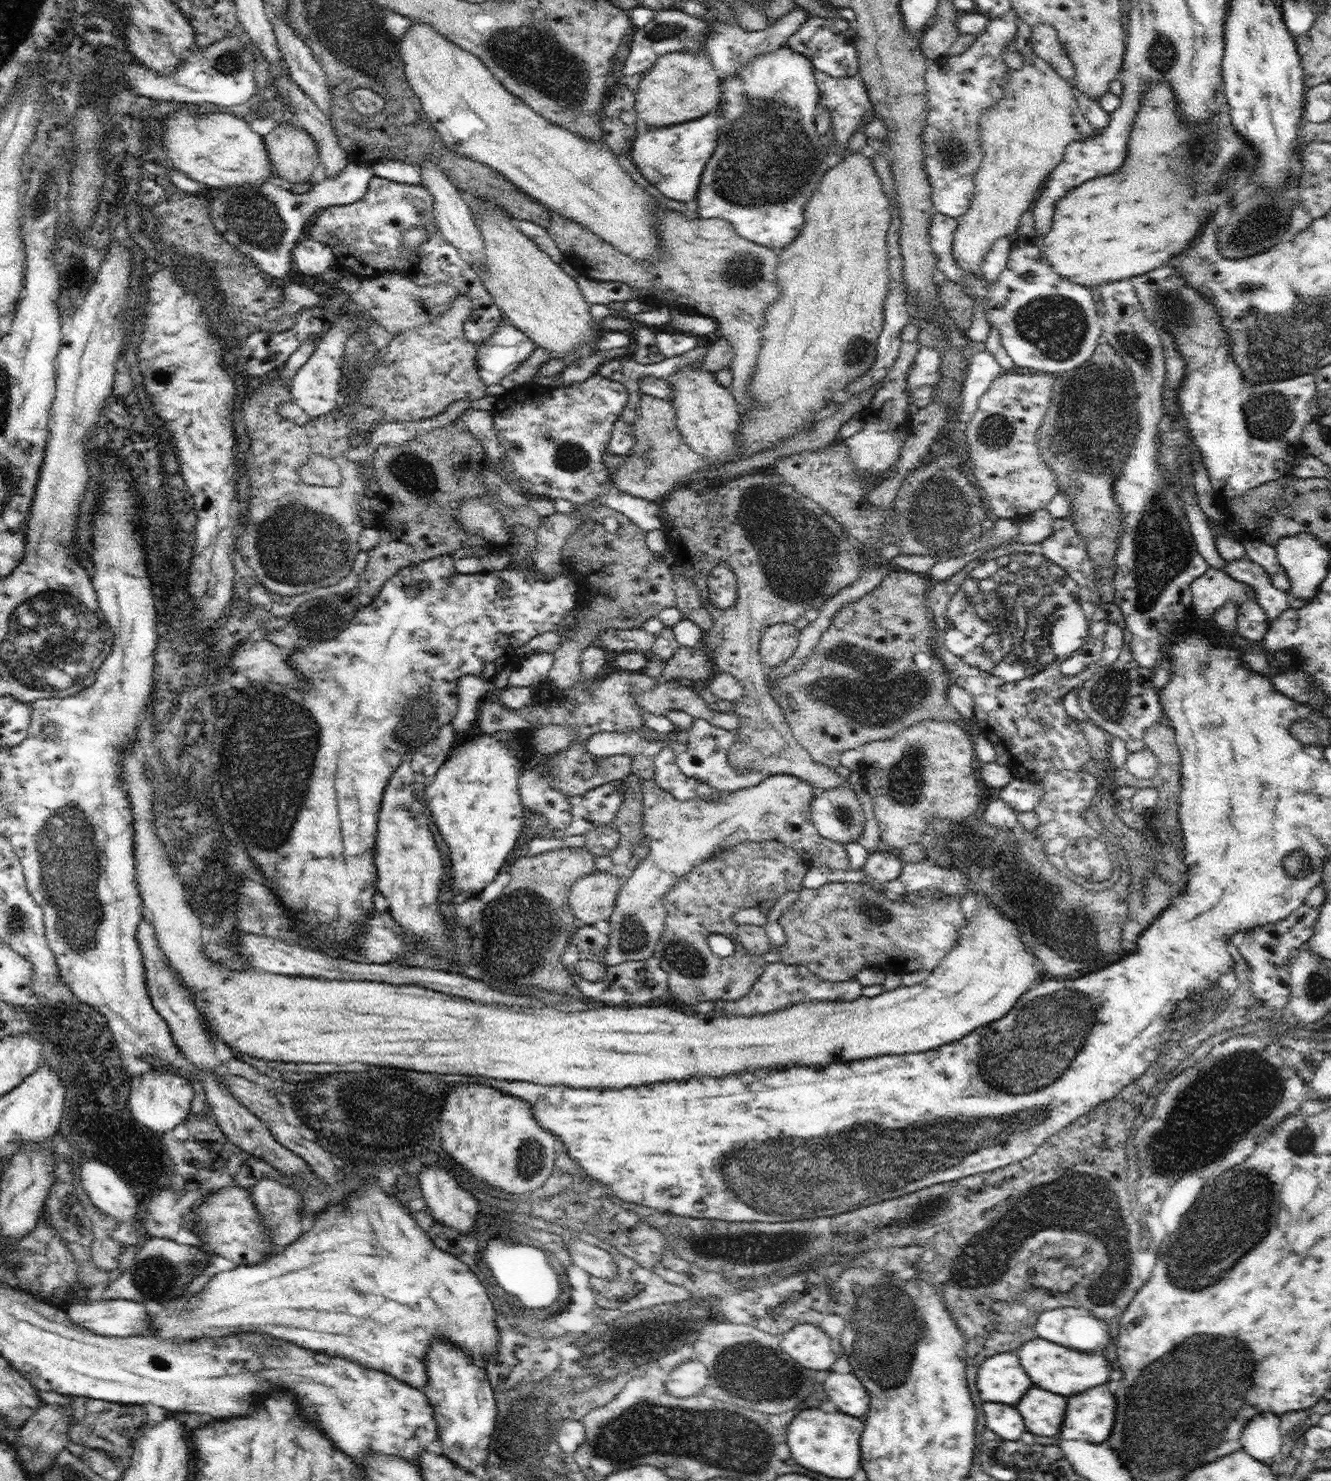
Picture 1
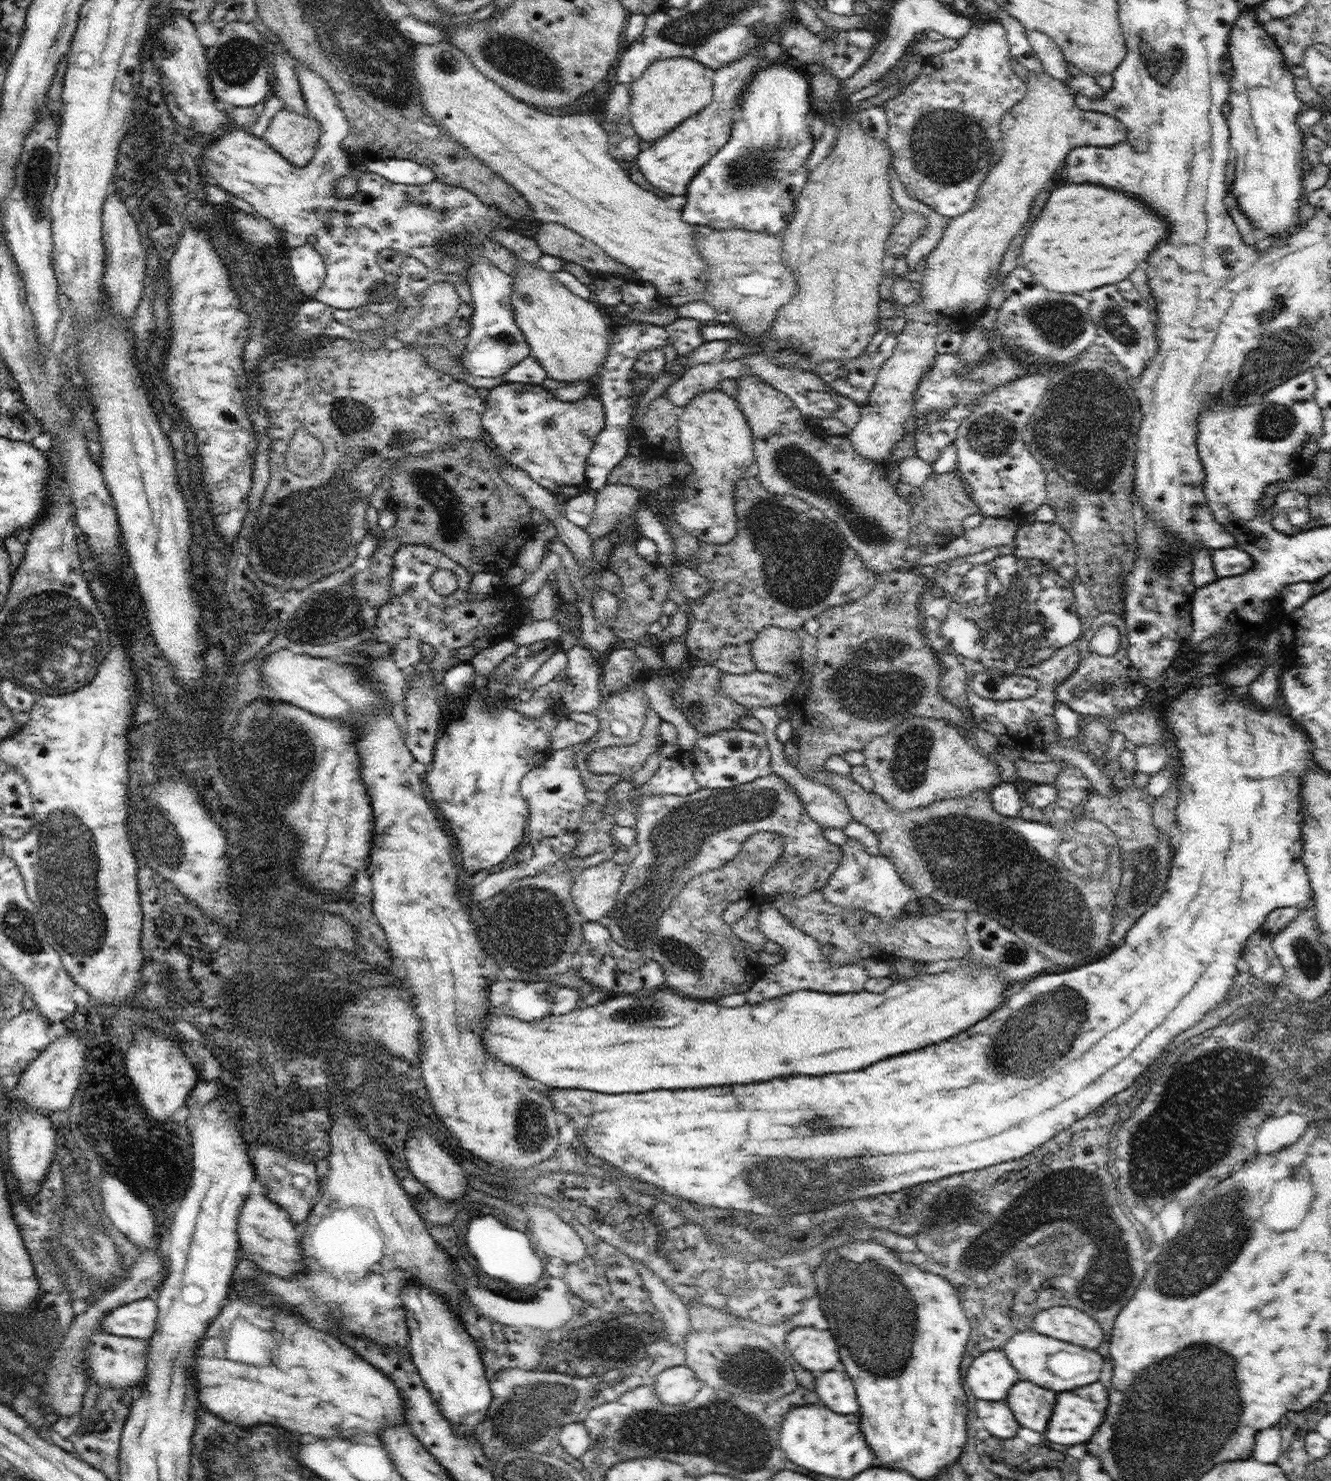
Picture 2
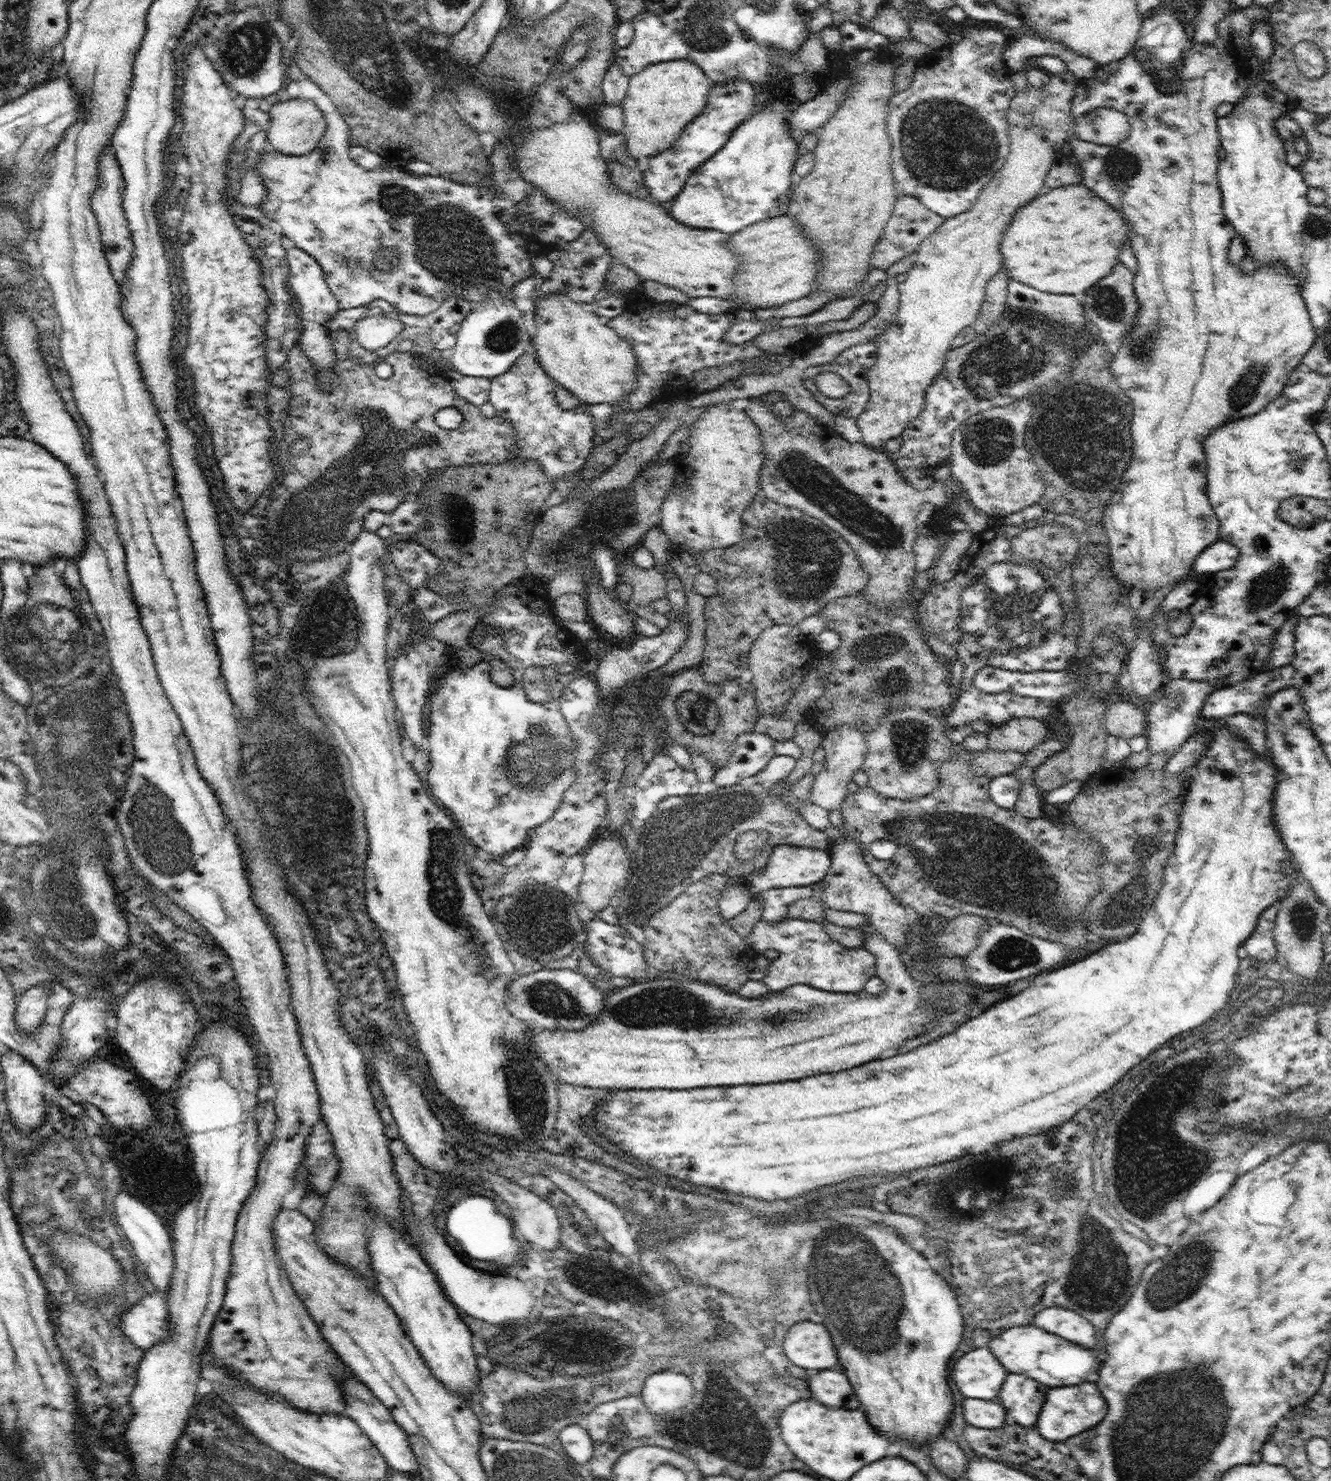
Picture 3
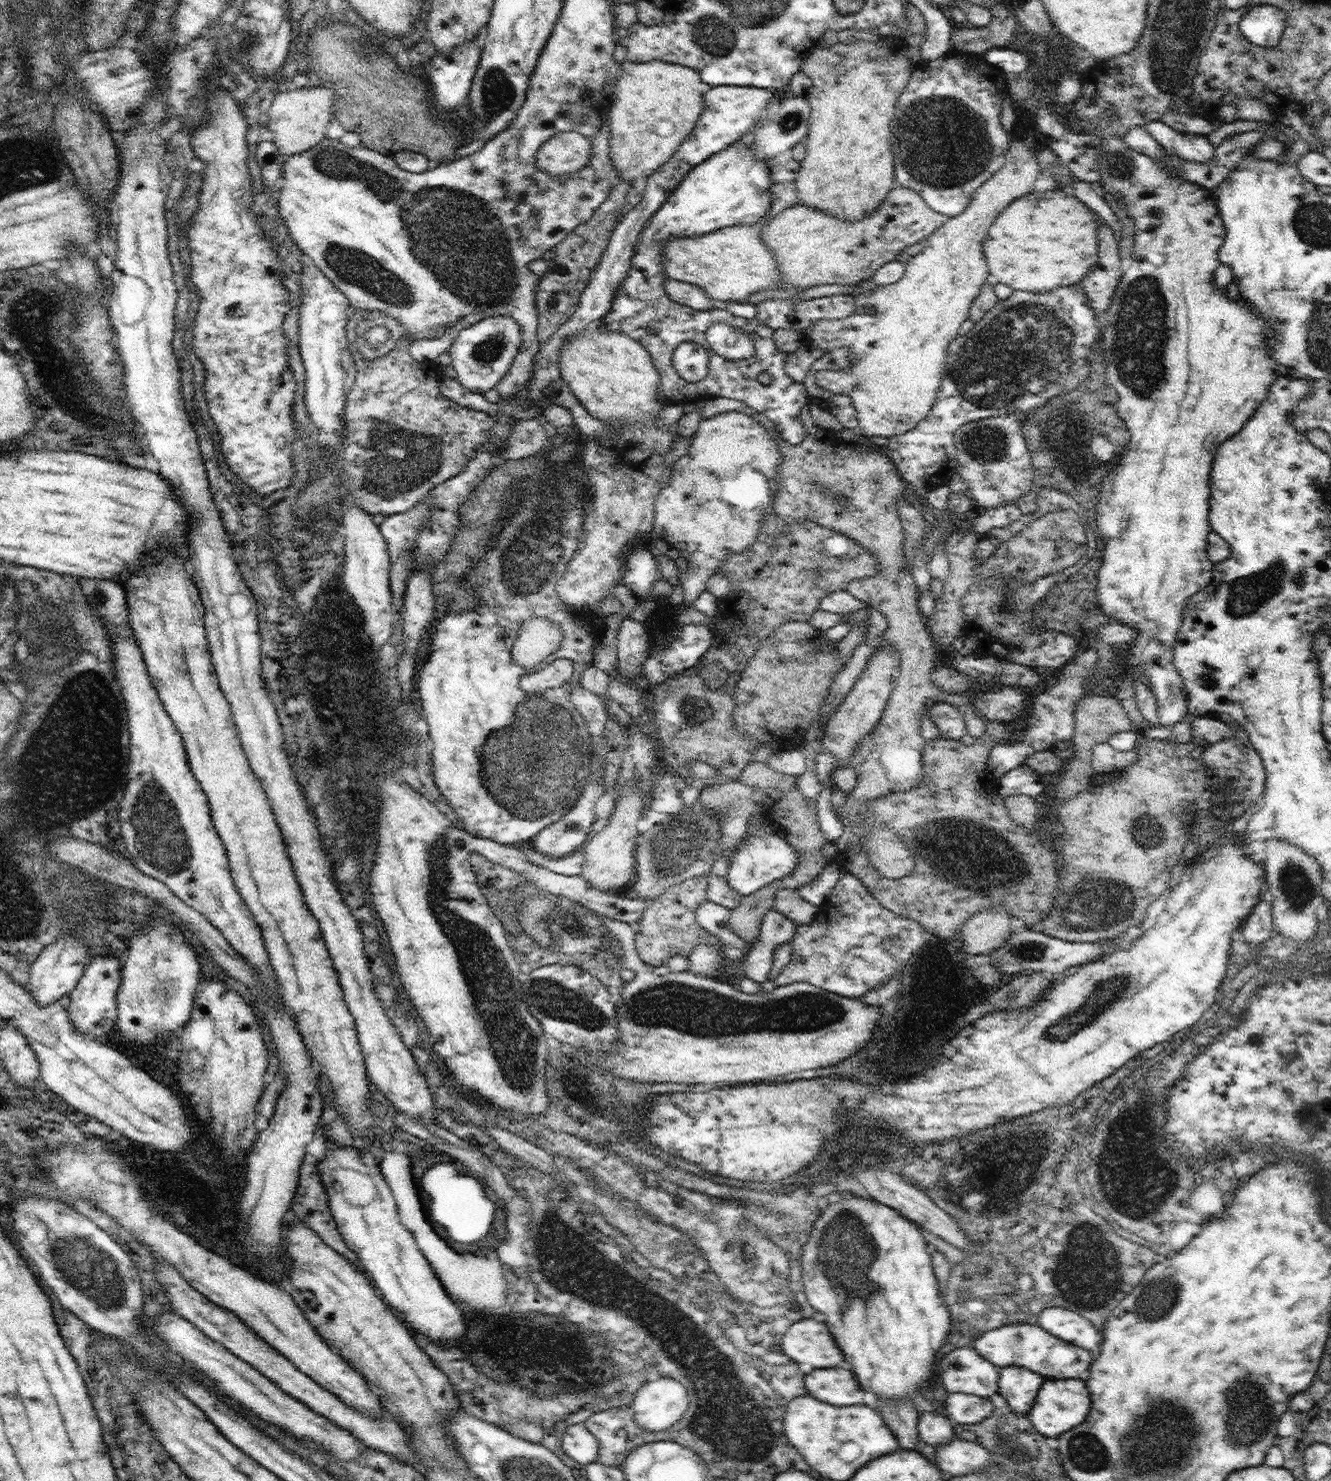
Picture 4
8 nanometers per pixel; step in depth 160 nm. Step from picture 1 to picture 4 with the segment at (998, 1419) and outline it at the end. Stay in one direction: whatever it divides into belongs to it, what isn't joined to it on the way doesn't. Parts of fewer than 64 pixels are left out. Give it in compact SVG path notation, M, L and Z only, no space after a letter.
M949 1393L943 1413L958 1424L978 1424L994 1411L991 1400L986 1397L964 1393Z

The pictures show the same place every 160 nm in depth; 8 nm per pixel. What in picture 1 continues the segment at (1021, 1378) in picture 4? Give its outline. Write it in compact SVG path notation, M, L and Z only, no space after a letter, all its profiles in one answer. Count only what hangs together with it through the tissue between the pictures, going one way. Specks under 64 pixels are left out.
M1030 1388L1016 1408L1024 1416L1026 1430L1038 1436L1056 1436L1066 1414L1066 1398L1042 1388Z

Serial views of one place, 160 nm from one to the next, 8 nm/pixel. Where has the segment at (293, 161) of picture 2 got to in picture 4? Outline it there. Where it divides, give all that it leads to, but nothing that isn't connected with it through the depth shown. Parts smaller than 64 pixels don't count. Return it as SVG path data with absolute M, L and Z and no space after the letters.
M319 86L293 87L292 90L276 93L269 110L267 135L272 138L278 152L284 156L297 155L316 149L326 137L326 126L334 115L336 93L331 88Z

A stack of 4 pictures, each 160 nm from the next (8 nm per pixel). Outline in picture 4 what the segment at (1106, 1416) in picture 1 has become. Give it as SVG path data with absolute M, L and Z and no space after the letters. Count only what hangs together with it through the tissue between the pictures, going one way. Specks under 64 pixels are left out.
M1045 1378L1027 1416L1040 1434L1045 1437L1057 1437L1070 1428L1082 1424L1088 1414L1090 1414L1090 1392L1086 1388L1085 1378L1061 1378L1060 1380Z

